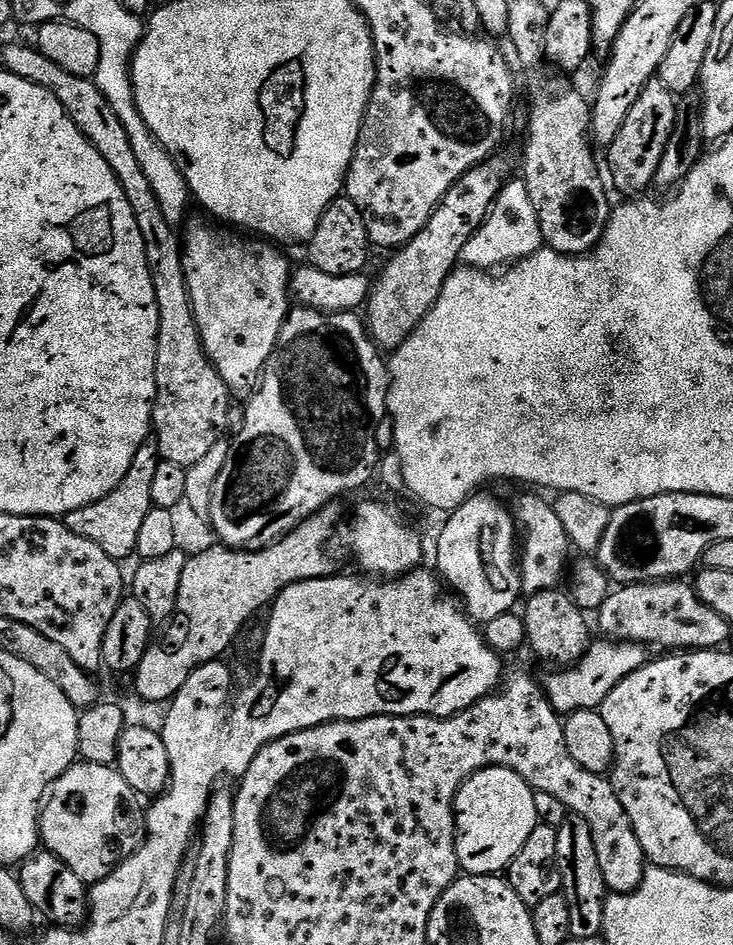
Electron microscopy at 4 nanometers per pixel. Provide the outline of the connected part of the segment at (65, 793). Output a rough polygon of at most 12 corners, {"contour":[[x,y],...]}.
{"contour":[[77,762],[48,789],[40,838],[87,886],[140,849],[141,797]]}

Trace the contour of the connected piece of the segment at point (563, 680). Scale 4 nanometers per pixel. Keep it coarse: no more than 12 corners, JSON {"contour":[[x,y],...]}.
{"contour":[[615,638],[593,639],[575,664],[542,687],[555,712],[600,703],[649,649]]}

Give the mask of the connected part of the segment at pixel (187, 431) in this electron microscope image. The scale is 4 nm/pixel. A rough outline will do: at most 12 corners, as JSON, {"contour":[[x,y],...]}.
{"contour":[[31,43],[3,71],[56,95],[134,210],[158,298],[154,440],[189,469],[227,430],[181,237],[112,102]]}

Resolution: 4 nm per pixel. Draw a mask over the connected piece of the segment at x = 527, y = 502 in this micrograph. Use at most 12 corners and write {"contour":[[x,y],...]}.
{"contour":[[532,490],[510,504],[520,586],[555,589],[570,564],[555,507]]}

